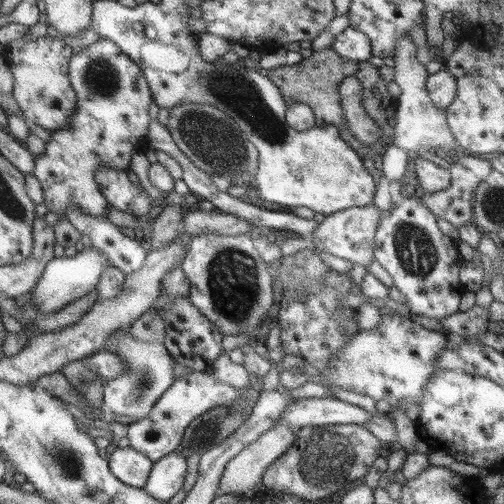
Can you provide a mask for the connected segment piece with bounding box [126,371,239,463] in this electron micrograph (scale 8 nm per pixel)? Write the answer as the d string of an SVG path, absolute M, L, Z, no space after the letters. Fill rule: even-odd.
M190 371L174 379L144 418L127 425L126 435L130 441L130 447L156 463L164 456L179 450L184 432L199 414L209 408L235 403L238 393L239 389L236 386L222 384L213 376L204 374L203 371Z

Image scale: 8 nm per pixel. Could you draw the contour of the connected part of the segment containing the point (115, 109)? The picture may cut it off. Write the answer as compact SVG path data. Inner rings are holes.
M101 37L94 44L75 52L68 65L68 76L76 93L76 110L68 119L67 125L51 131L51 138L45 142L44 152L35 155L33 173L41 182L48 212L57 213L59 220L67 219L65 210L68 205L76 205L84 214L107 218L110 204L100 192L95 179L96 171L101 166L128 170L132 154L148 147L147 134L151 123L148 111L154 97L142 69L108 38Z

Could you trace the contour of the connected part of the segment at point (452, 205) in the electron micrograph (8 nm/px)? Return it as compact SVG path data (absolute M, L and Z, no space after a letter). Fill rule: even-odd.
M466 156L451 163L451 185L442 191L427 194L420 202L436 218L444 218L456 228L473 222L473 198L478 185L493 171L489 157Z

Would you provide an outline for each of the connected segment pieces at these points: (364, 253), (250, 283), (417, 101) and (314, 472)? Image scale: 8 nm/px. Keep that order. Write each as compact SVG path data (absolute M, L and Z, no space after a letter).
M374 203L368 206L336 211L325 215L324 220L319 223L310 239L316 250L328 252L328 254L333 254L338 258L344 258L347 261L360 264L360 266L368 269L370 263L375 259L375 232L382 215Z
M198 234L191 236L183 259L185 275L190 281L189 300L200 312L213 322L223 336L238 336L240 332L252 333L264 322L272 308L272 276L268 273L268 264L261 256L261 247L257 246L255 237L240 234L237 236Z
M404 35L398 39L397 49L395 50L394 61L396 74L394 82L399 84L402 94L397 98L398 109L396 117L395 133L392 145L403 148L408 152L419 152L421 149L428 150L432 153L438 152L440 148L450 152L459 147L458 141L454 138L447 121L447 110L436 108L430 100L426 88L428 72L426 66L418 62L416 56L416 45L412 41L411 35Z
M332 423L305 426L298 429L286 454L268 466L262 484L267 492L288 493L312 502L326 499L342 490L345 484L365 478L374 461L380 457L380 448L381 441L365 425Z

